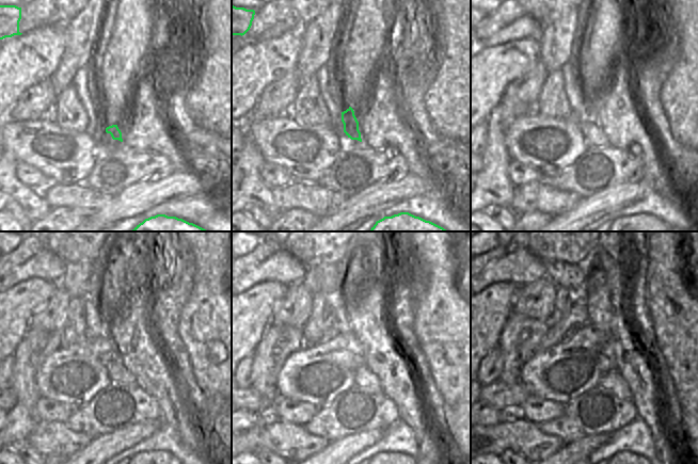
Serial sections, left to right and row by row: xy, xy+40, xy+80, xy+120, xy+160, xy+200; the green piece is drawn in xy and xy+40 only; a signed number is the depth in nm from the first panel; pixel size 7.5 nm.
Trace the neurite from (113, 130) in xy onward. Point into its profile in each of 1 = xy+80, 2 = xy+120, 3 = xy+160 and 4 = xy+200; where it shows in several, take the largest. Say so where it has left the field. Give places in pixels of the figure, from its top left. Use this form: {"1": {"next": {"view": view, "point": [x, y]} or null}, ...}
{"1": {"next": {"view": "xy+80", "point": [595, 136]}}, "2": {"next": {"view": "xy+120", "point": [117, 372]}}, "3": {"next": {"view": "xy+160", "point": [364, 378]}}, "4": {"next": {"view": "xy+200", "point": [612, 381]}}}

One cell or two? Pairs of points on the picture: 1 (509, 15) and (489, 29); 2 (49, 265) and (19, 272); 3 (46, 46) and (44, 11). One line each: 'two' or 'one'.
1: one
2: one
3: two

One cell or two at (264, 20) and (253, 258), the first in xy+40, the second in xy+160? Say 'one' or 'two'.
one

